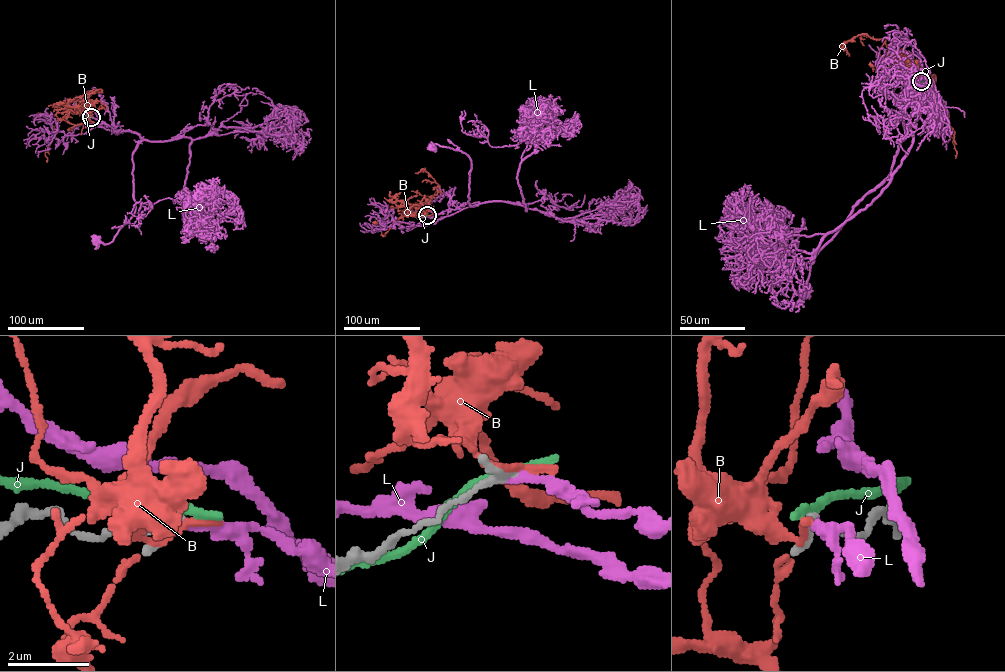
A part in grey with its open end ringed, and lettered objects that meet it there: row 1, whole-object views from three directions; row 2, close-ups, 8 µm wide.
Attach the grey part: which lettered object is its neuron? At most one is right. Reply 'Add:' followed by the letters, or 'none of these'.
Add: L

